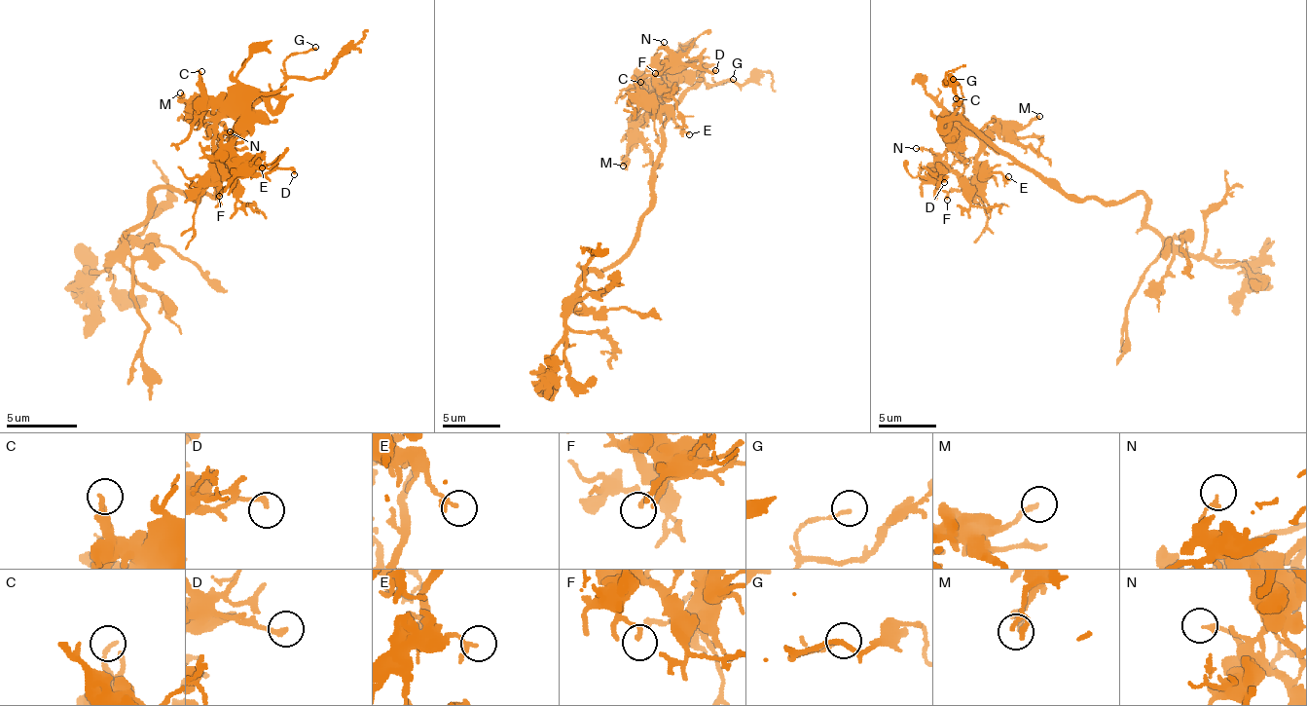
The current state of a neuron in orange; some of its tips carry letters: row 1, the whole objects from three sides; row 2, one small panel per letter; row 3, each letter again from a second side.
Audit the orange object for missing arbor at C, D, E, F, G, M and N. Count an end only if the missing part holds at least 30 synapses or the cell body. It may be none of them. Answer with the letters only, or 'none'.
none

